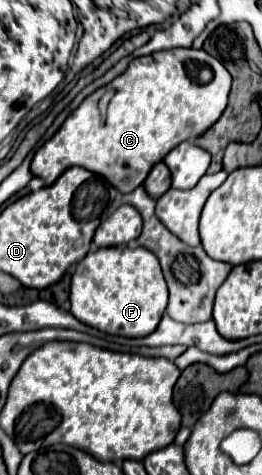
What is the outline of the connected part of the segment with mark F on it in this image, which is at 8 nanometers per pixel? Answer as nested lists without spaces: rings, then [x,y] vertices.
[[[107,247],[87,253],[71,277],[71,315],[109,335],[147,337],[161,321],[167,305],[167,285],[157,257],[147,249]]]

